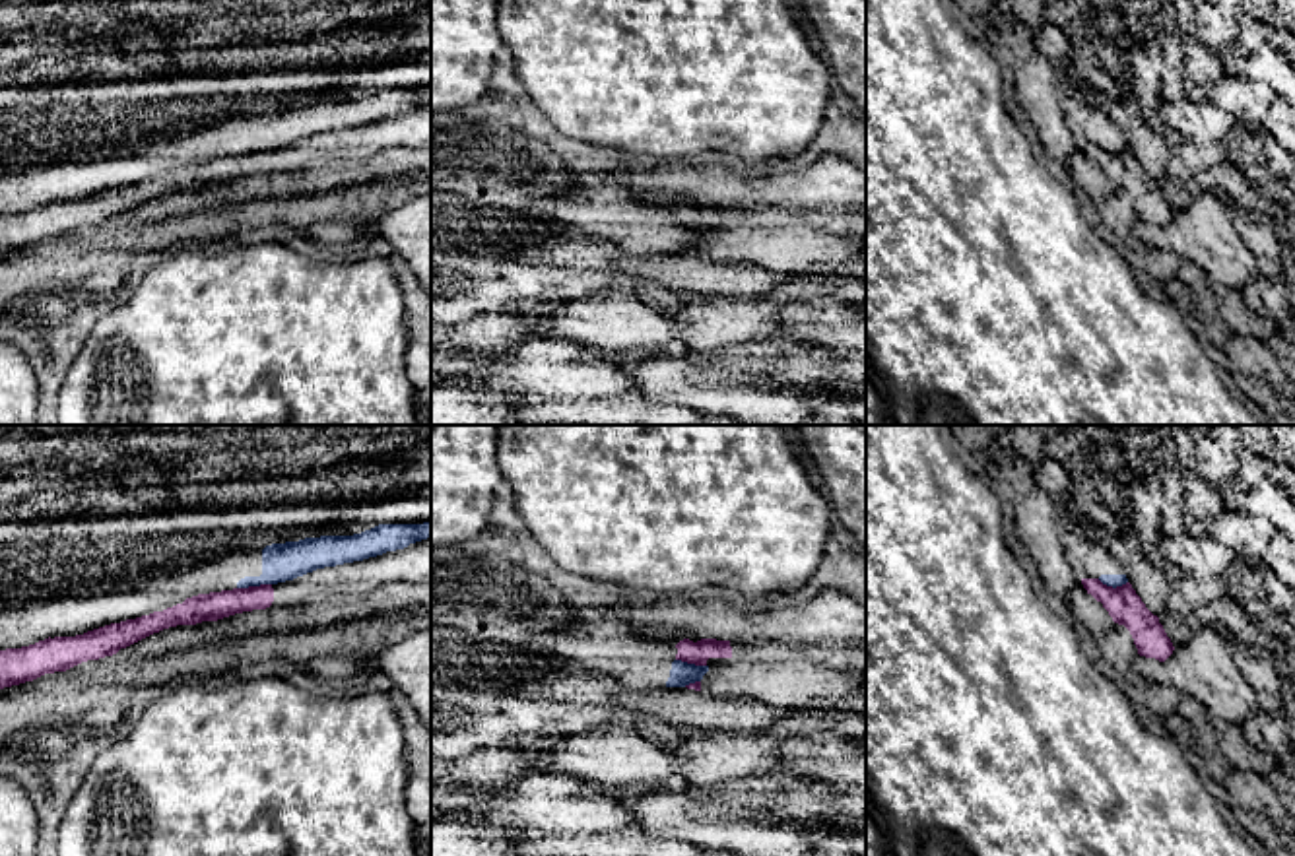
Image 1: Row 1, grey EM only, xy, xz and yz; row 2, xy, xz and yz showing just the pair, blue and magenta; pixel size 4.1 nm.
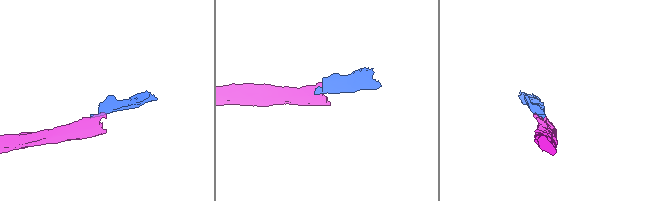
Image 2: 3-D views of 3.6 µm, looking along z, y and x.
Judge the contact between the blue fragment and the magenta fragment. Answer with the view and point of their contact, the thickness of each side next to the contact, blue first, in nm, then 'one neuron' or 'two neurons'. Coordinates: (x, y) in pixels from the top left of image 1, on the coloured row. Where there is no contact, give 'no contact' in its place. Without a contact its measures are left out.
xy (253, 585) | 160/120 nm | two neurons

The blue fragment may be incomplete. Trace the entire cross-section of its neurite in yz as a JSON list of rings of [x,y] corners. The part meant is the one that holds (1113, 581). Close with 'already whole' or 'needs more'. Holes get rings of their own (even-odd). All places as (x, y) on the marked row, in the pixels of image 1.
[[[1062,534],[1064,551],[1079,578],[1099,578],[1107,586],[1122,586],[1128,582],[1120,563],[1107,547],[1079,540],[1072,534]]] | needs more

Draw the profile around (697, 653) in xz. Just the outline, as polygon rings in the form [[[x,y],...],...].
[[[683,639],[676,660],[707,666],[701,681],[685,685],[720,699],[749,699],[780,710],[866,714],[866,672],[808,660],[732,660],[730,641]]]

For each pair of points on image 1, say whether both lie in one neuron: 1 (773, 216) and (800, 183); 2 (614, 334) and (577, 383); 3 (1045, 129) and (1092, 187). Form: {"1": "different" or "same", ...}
{"1": "different", "2": "different", "3": "different"}

